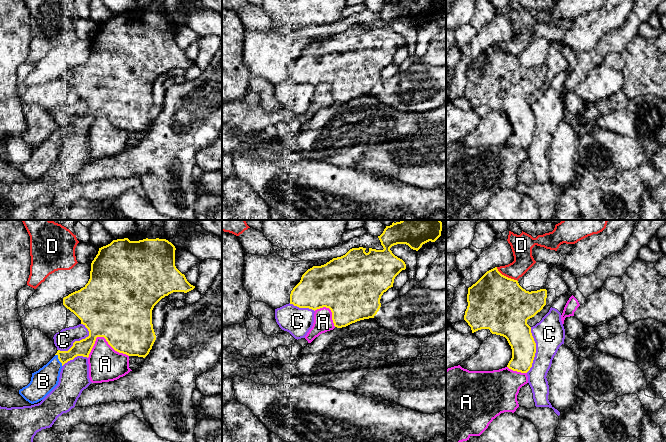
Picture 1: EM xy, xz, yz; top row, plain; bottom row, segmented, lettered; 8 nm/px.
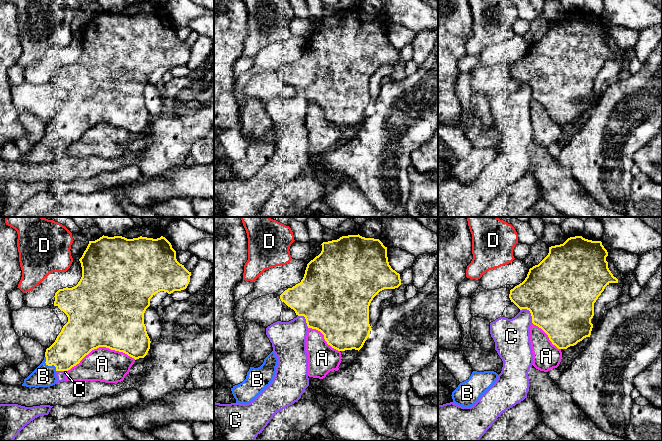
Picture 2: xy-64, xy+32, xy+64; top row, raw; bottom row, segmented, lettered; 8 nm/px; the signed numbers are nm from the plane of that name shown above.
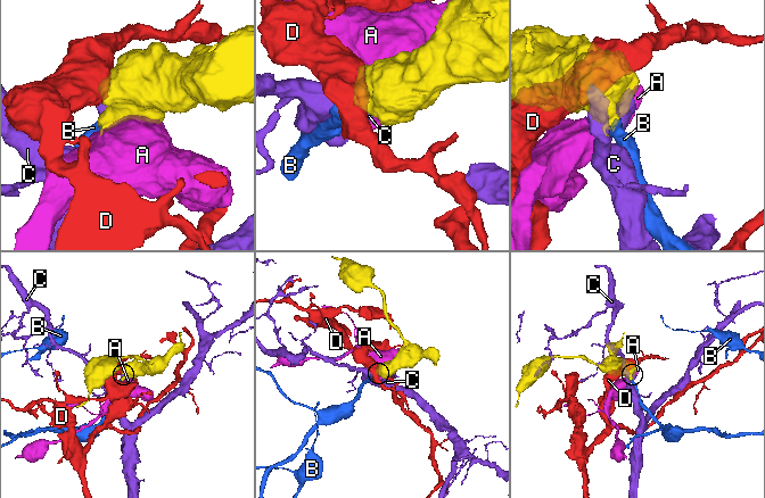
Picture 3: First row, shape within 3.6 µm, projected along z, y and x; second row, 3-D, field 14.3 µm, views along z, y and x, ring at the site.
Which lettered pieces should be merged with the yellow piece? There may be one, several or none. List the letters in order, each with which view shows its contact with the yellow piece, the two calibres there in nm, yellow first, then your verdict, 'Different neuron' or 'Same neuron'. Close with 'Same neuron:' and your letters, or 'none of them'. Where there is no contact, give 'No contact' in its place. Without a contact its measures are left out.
A: Touches yellow in xy. Thickness 500 nm (yellow) against 280 nm. Different neuron
B: Touches yellow in xy. Thickness 130 nm (yellow) against 200 nm. Same neuron
C: Touches yellow in xy. Thickness 260 nm (yellow) against 160 nm. Different neuron
D: Touches yellow in yz. Thickness 440 nm (yellow) against 160 nm. Different neuron
Same neuron: B

